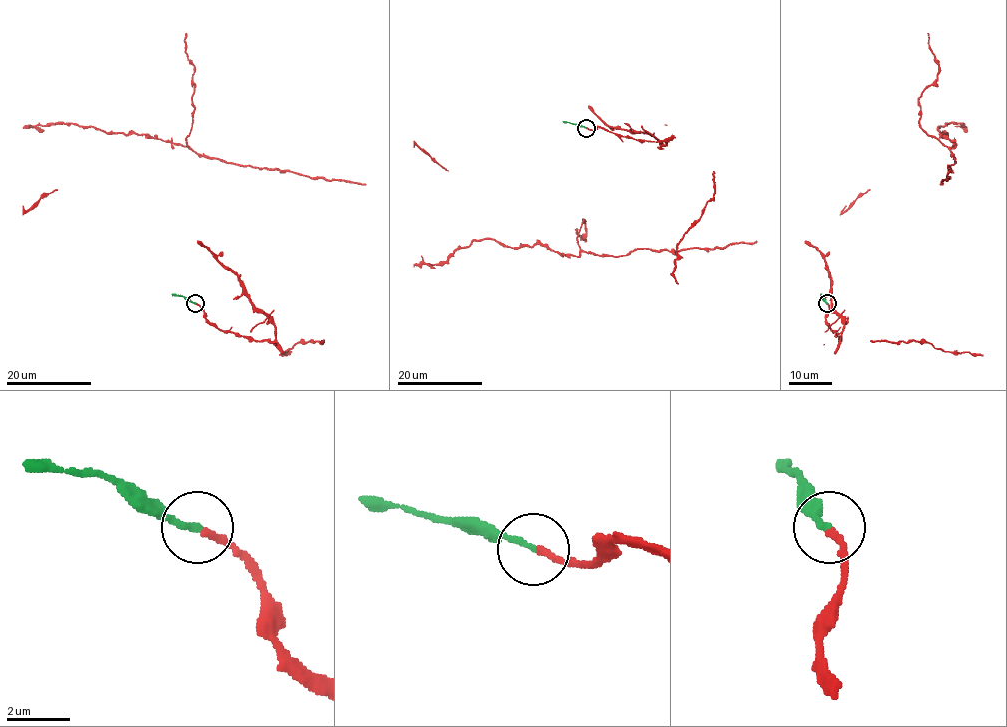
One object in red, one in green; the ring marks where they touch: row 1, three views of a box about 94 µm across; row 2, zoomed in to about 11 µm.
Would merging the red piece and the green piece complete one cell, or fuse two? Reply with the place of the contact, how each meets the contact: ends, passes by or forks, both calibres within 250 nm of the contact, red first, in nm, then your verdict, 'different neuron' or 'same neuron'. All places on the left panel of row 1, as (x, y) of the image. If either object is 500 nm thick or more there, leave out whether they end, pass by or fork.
(195, 303) | red ends | green ends | 200/200 nm | same neuron

